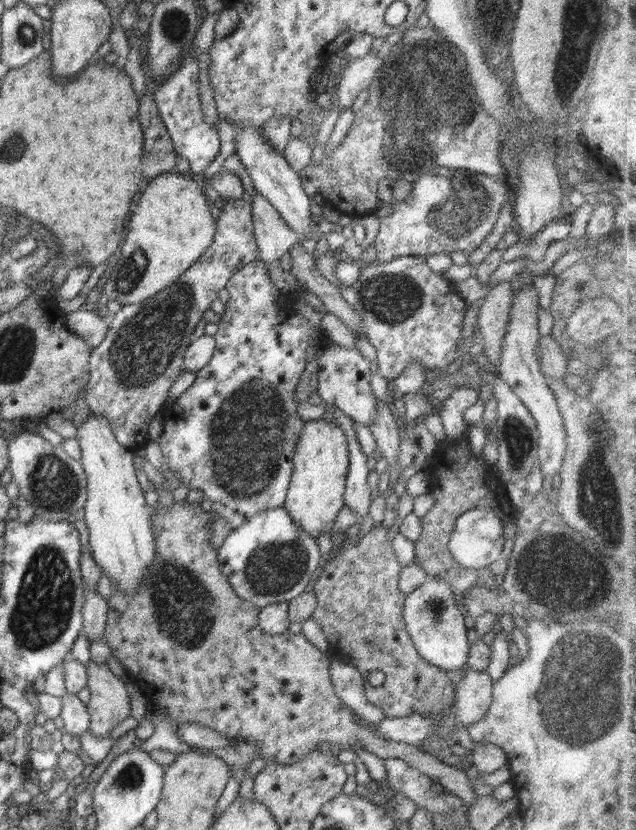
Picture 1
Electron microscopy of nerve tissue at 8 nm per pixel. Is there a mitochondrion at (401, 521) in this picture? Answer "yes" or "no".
no

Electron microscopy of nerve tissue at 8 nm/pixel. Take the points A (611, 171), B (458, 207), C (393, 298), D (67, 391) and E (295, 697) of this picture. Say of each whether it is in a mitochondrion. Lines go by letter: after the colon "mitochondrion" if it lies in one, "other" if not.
A: other
B: mitochondrion
C: mitochondrion
D: other
E: other

